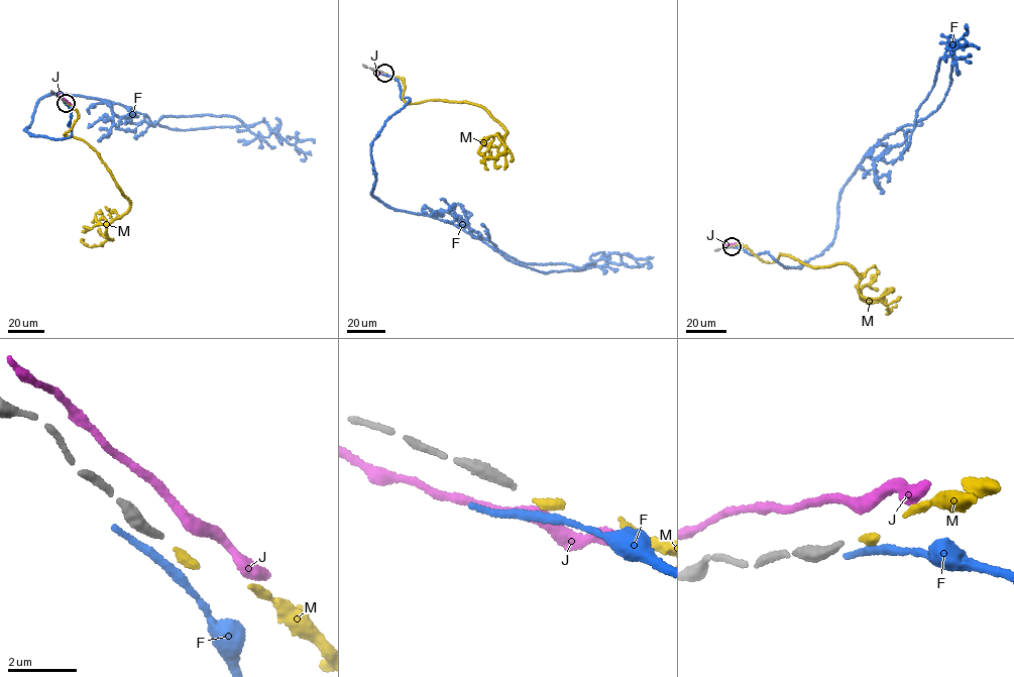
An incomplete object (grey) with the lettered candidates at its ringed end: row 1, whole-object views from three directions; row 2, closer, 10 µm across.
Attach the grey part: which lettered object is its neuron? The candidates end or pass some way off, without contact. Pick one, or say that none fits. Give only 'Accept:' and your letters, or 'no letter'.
Accept: M

